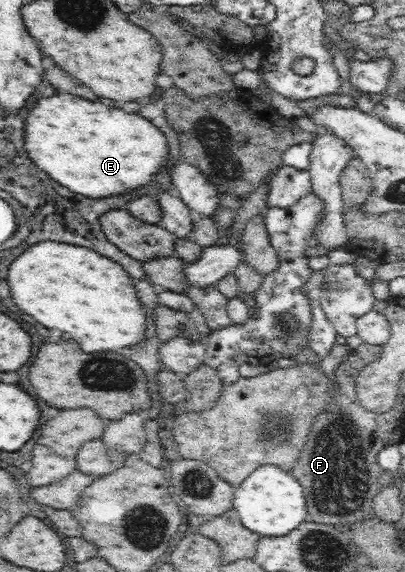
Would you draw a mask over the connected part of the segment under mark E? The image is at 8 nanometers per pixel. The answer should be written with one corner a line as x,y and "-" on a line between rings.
56,93
51,96
42,97
28,110
23,126
23,148
36,167
44,169
52,179
56,179
64,187
86,197
110,197
146,185
152,179
152,175
164,165
168,155
166,137
148,119
134,113
124,113
114,107
106,107
98,101
92,103
74,95

